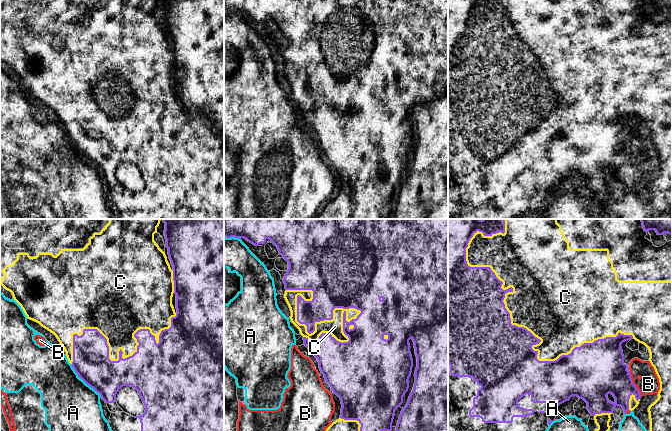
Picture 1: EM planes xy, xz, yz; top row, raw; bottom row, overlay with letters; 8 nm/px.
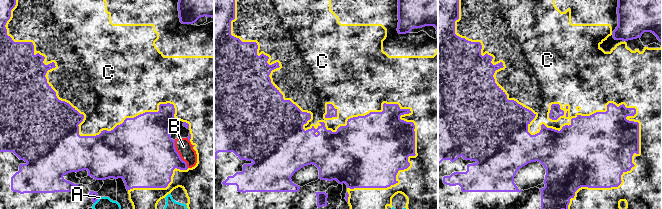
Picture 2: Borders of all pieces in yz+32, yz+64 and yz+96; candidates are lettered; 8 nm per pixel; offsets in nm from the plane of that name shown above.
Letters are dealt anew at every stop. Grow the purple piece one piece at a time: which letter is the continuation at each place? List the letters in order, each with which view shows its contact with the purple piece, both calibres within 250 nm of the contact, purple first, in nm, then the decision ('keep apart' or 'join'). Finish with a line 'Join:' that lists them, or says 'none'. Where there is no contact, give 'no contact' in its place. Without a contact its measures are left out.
A: xy | 300/460 nm | keep apart
B: yz | 340/180 nm | keep apart
C: yz | 460/500 nm | join
Join: C

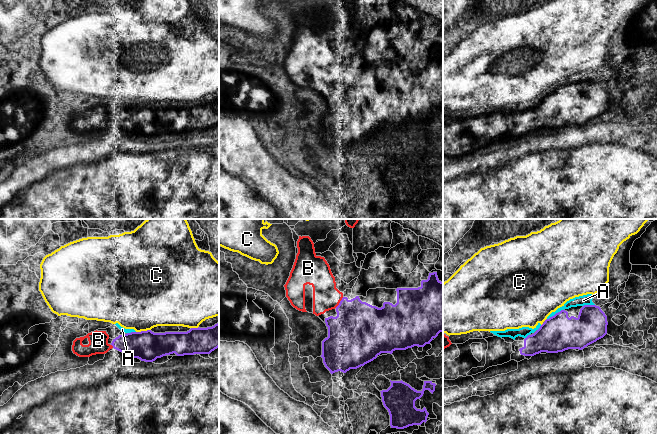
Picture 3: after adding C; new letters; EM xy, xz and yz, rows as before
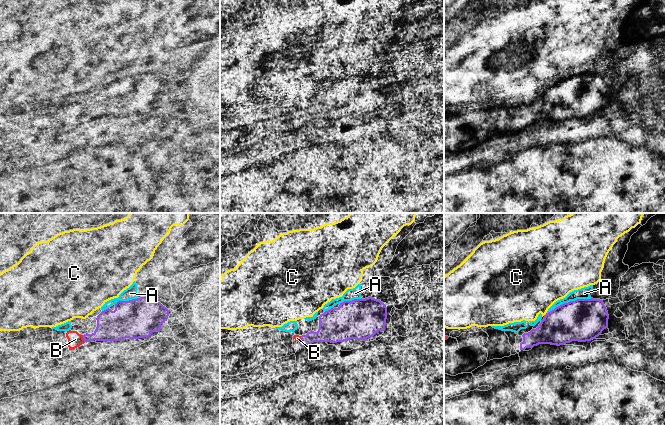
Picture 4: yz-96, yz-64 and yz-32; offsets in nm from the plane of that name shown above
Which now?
A: yz | 280/80 nm | keep apart
B: xz | 400/220 nm | join
C: xy | 240/480 nm | keep apart
Join: B

